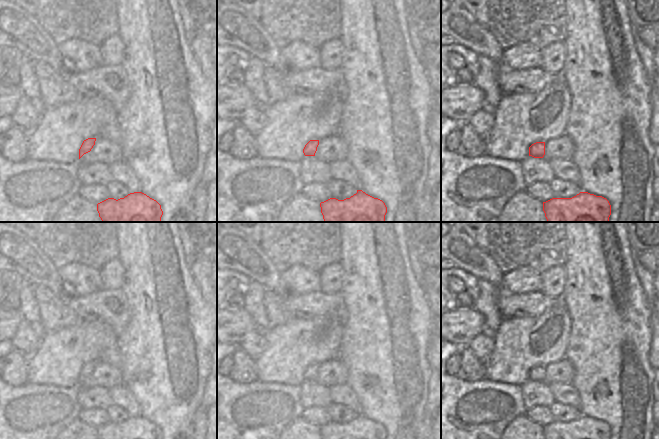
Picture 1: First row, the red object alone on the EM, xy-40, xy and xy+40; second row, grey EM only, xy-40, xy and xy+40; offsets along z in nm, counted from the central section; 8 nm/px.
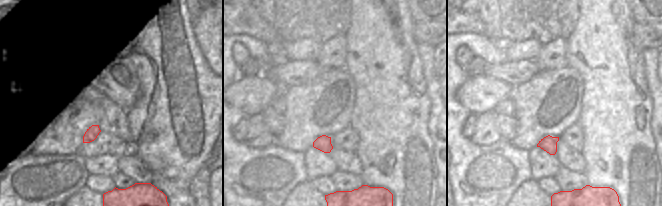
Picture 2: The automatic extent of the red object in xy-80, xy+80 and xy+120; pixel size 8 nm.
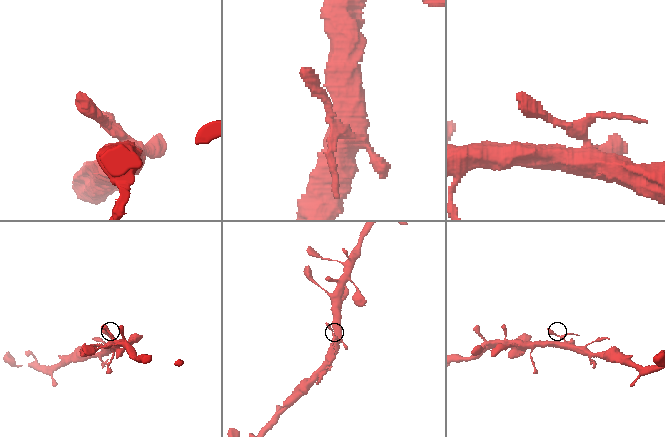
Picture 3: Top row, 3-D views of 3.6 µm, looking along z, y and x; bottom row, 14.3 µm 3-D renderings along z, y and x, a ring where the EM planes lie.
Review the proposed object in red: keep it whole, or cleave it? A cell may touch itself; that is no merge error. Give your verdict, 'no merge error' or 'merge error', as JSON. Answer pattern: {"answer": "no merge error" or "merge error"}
{"answer": "no merge error"}

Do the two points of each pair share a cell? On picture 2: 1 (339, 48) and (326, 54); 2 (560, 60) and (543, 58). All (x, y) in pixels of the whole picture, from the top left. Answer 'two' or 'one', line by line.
1: one
2: one

